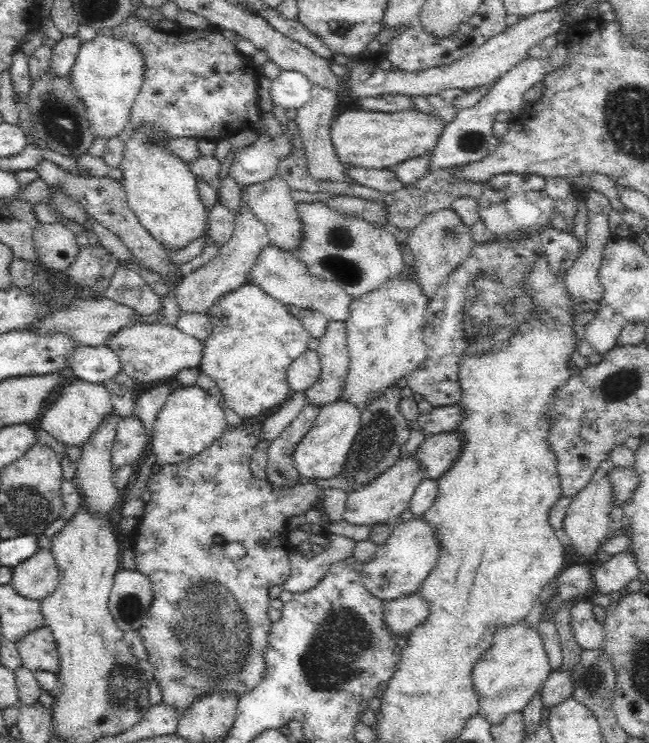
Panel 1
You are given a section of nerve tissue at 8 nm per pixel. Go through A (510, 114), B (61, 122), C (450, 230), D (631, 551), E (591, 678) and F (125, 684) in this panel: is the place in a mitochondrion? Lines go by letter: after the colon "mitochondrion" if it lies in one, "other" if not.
A: other
B: mitochondrion
C: mitochondrion
D: other
E: mitochondrion
F: mitochondrion

